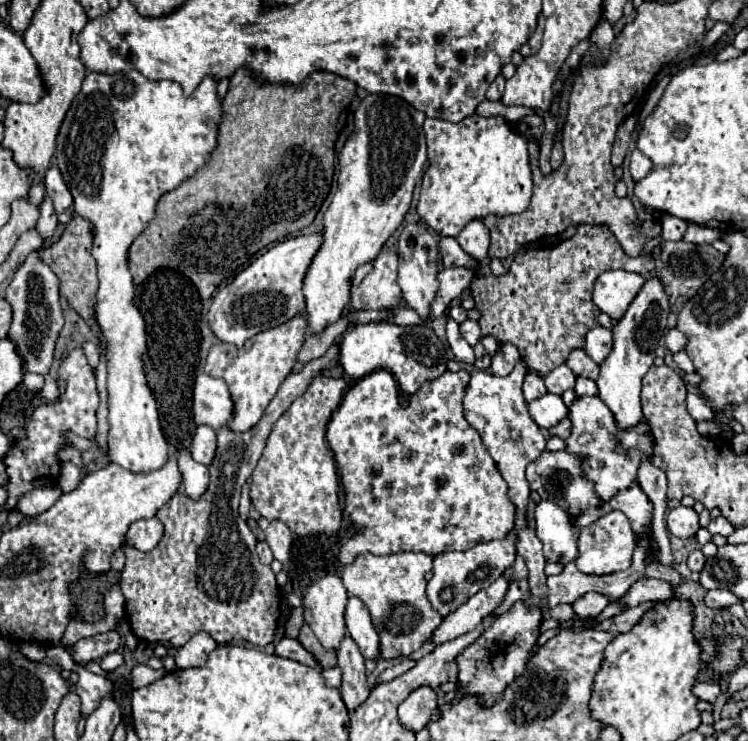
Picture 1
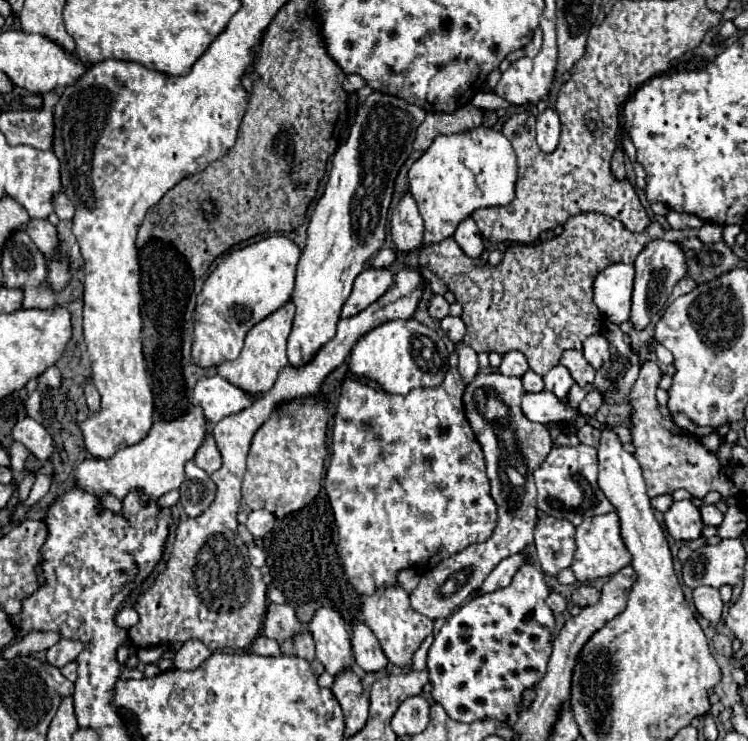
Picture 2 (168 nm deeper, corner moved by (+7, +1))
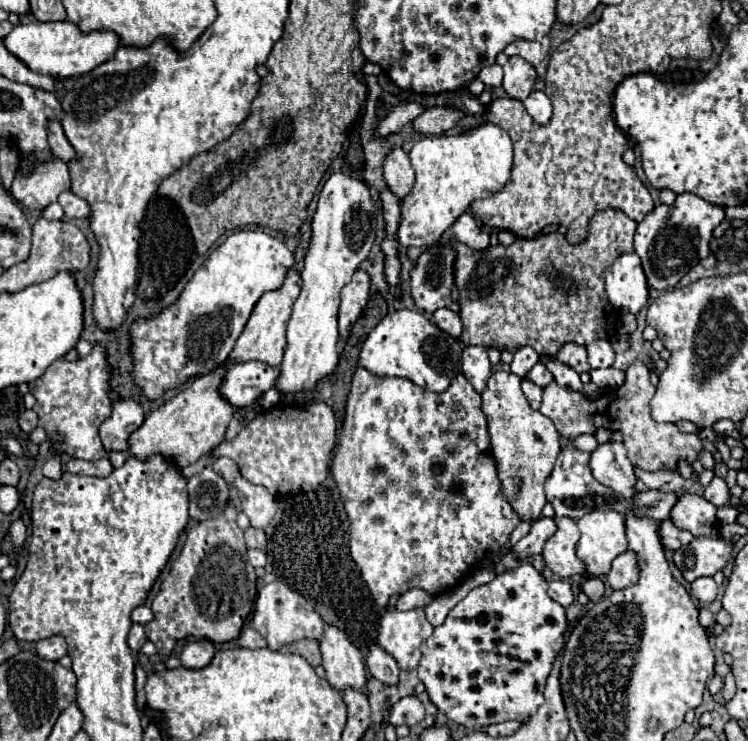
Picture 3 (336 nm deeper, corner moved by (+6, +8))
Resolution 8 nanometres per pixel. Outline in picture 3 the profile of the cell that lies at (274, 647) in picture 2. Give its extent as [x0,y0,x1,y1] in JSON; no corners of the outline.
[239,626,267,648]

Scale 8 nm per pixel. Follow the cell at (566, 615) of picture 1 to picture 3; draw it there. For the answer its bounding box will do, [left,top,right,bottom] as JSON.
[549,580,573,606]

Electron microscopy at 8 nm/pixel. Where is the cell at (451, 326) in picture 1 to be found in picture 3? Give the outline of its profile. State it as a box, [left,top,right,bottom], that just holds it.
[463,346,491,394]

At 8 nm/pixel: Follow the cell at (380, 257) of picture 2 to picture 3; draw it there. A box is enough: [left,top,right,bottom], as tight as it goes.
[399,124,513,248]

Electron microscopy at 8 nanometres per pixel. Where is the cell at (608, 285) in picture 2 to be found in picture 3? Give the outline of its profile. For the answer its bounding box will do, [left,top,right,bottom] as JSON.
[605,252,649,314]

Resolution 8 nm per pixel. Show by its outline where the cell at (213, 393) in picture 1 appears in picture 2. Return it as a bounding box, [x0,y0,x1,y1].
[192,375,250,425]

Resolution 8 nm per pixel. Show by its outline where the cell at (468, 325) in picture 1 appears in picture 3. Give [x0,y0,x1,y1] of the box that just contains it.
[431,308,461,338]

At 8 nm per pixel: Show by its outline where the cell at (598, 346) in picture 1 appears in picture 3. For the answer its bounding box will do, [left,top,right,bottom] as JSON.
[587,340,615,368]

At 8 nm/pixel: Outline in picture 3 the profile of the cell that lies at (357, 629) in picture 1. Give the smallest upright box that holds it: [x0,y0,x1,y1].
[367,644,399,686]

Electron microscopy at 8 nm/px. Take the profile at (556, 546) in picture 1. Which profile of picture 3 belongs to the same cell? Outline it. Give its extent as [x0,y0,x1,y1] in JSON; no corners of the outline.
[543,518,585,578]

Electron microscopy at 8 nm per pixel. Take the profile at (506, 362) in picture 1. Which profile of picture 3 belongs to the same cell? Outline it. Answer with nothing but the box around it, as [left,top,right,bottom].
[511,346,539,378]

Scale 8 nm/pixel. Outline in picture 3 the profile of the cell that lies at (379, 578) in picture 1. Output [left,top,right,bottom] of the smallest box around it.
[379,608,433,670]

